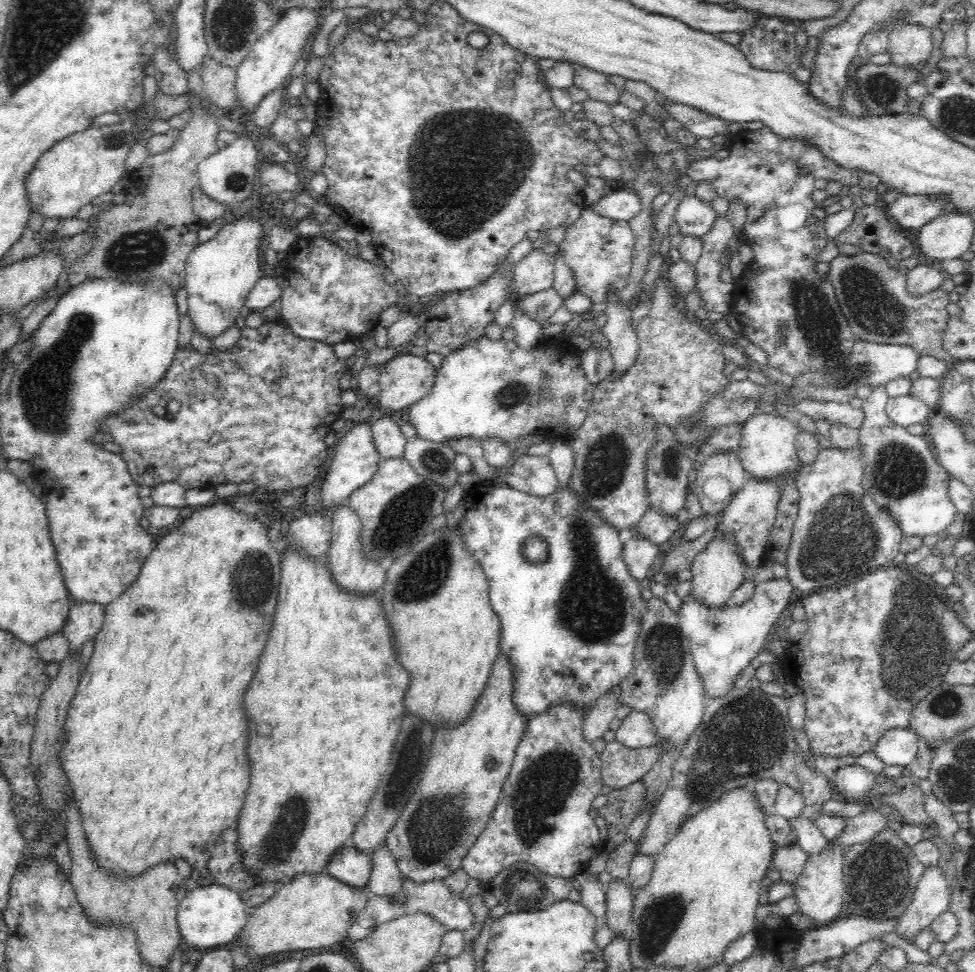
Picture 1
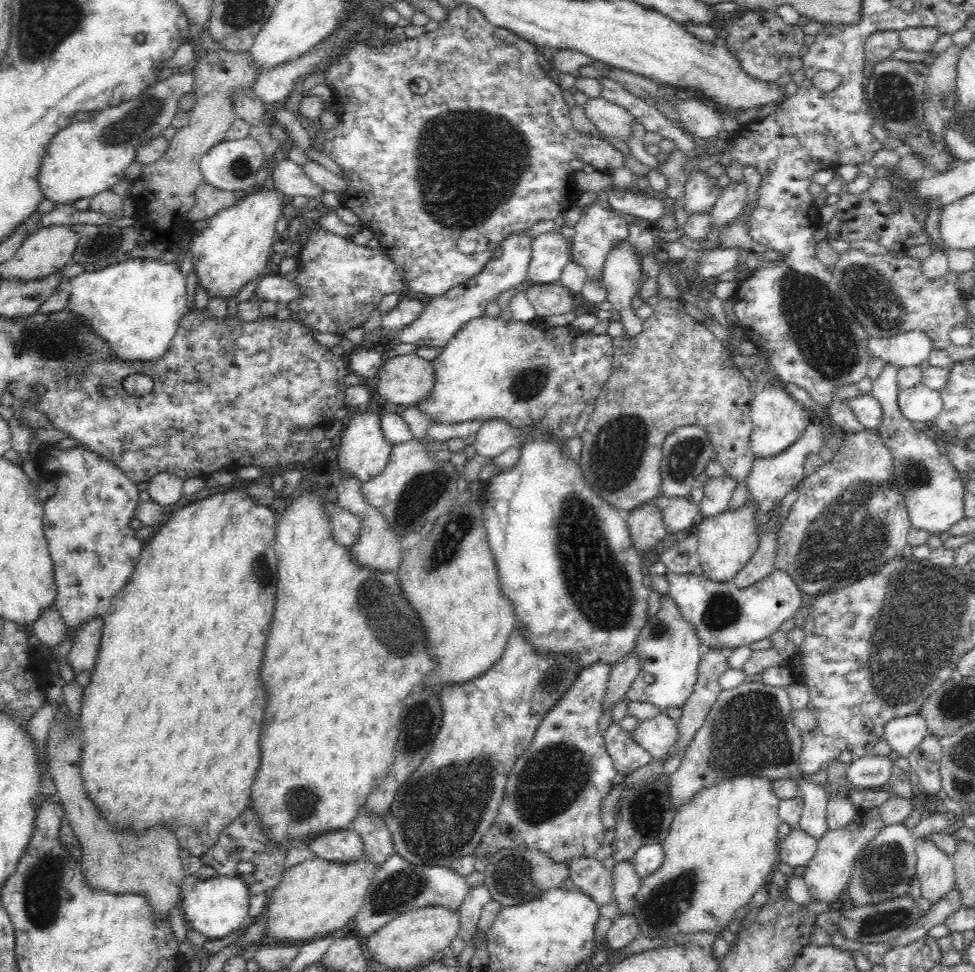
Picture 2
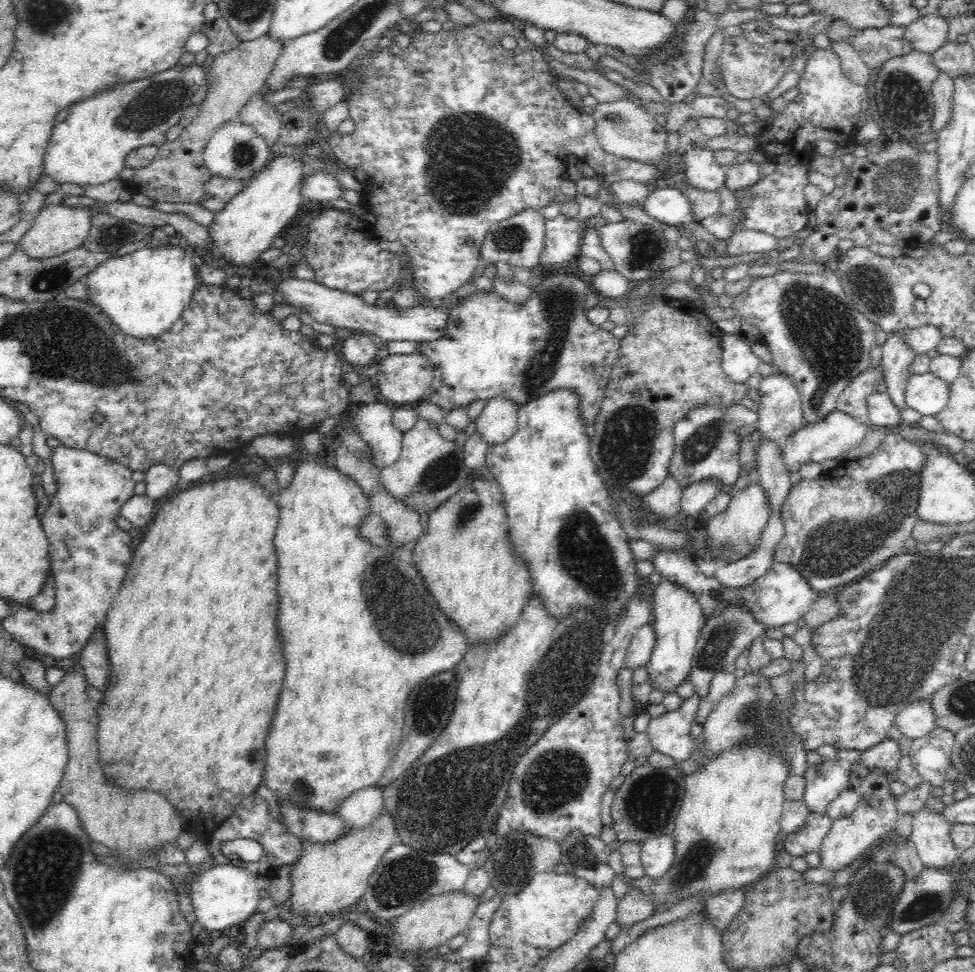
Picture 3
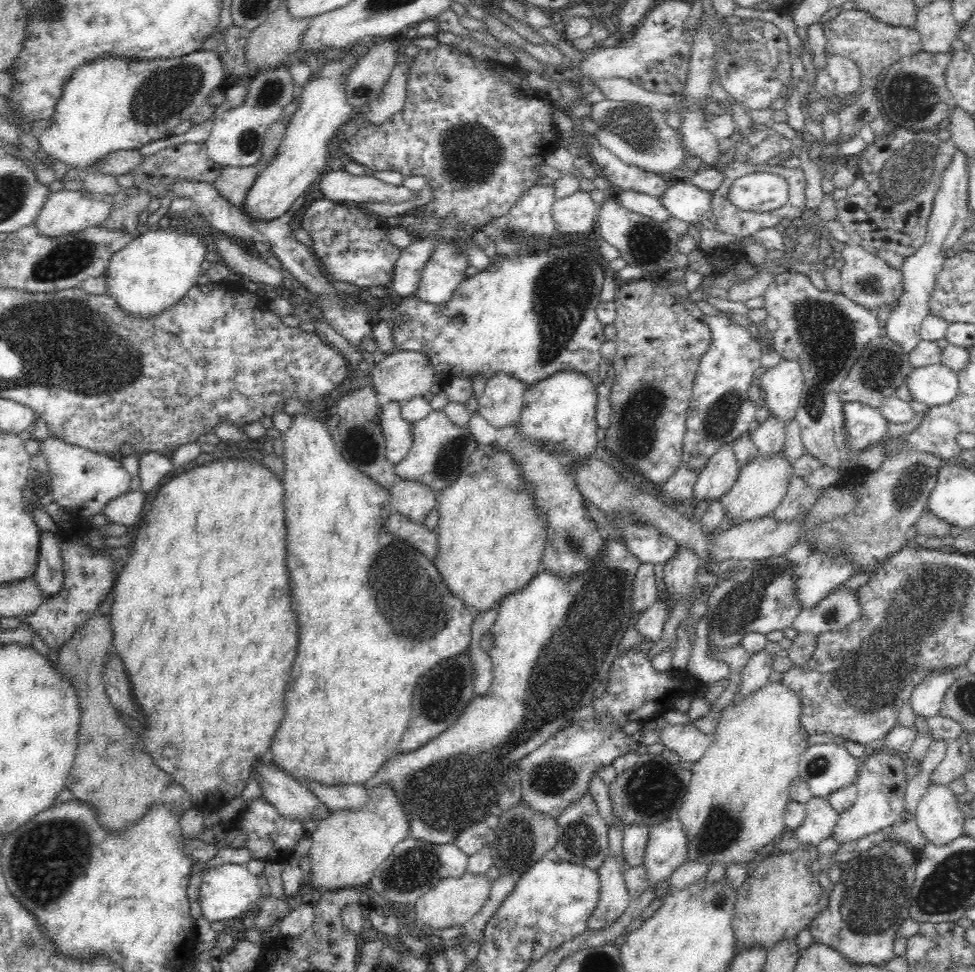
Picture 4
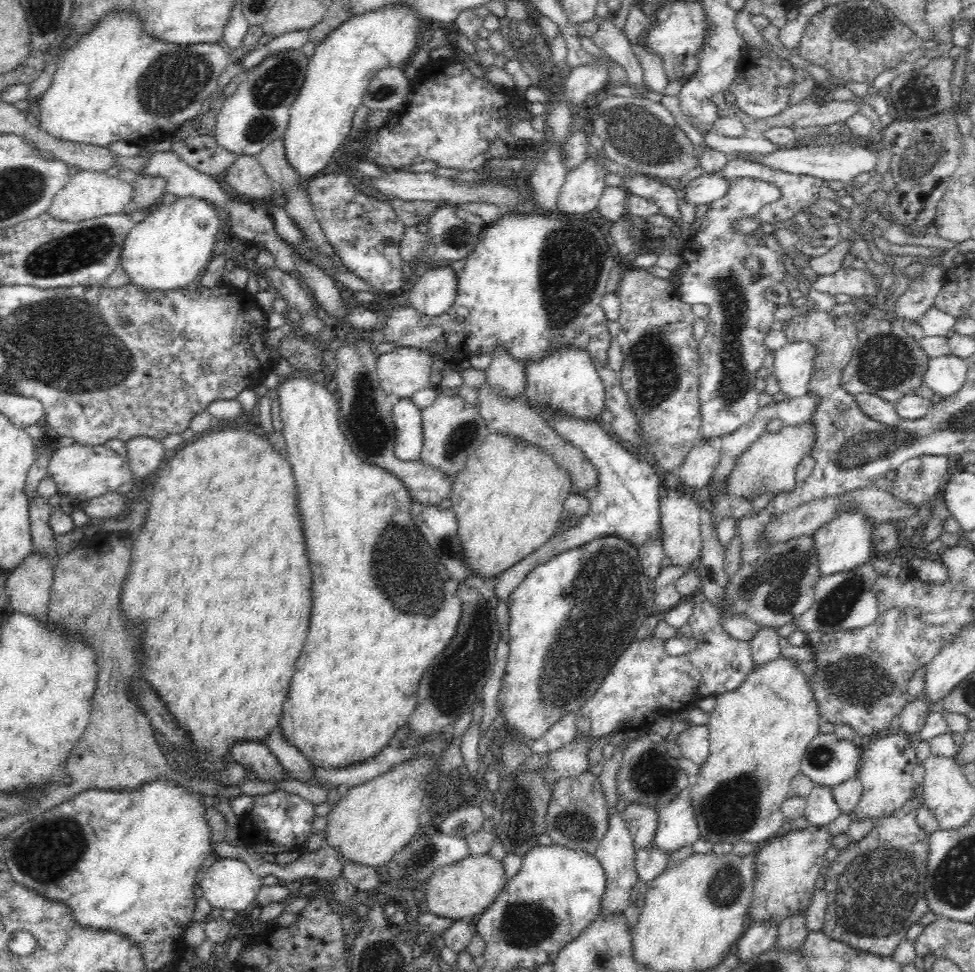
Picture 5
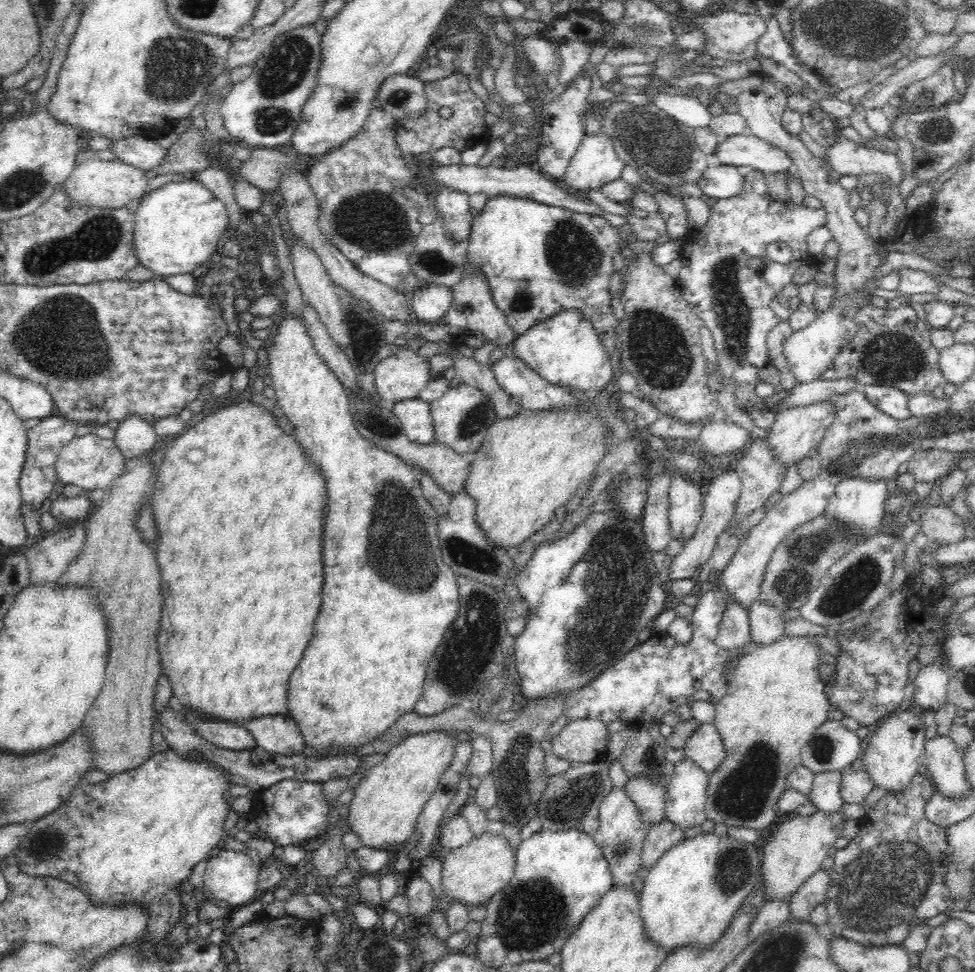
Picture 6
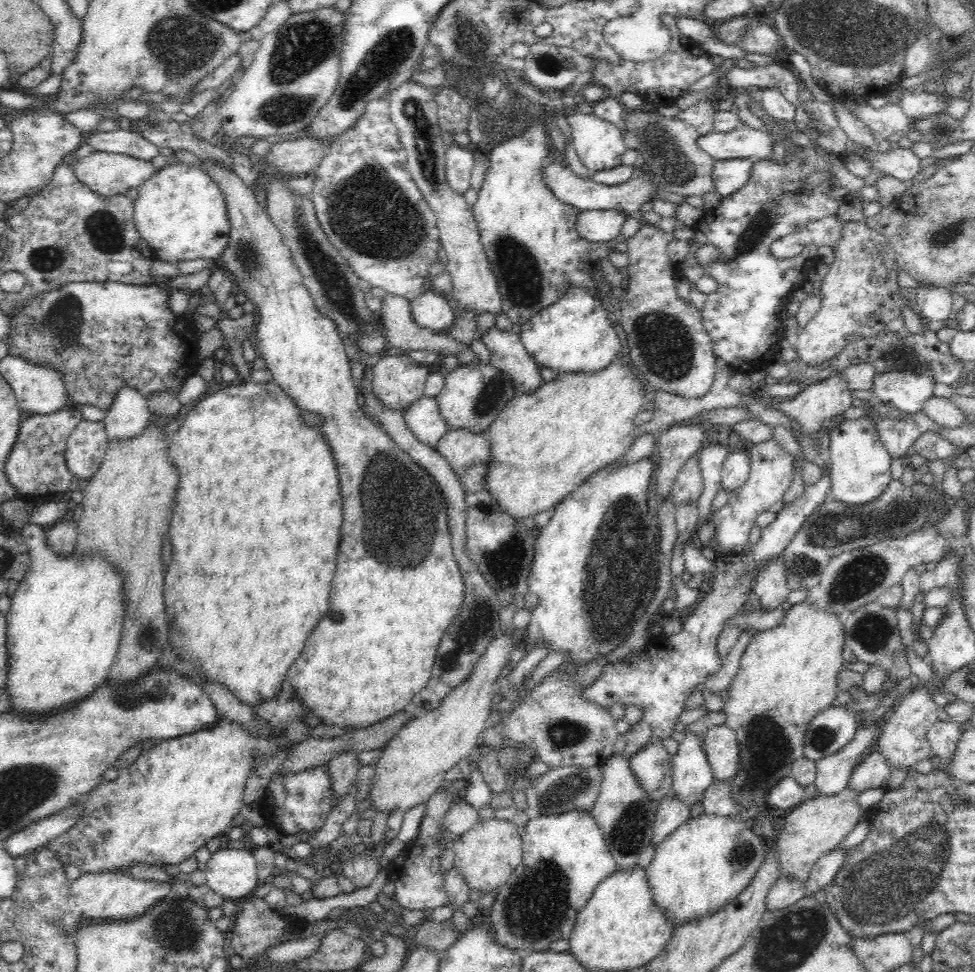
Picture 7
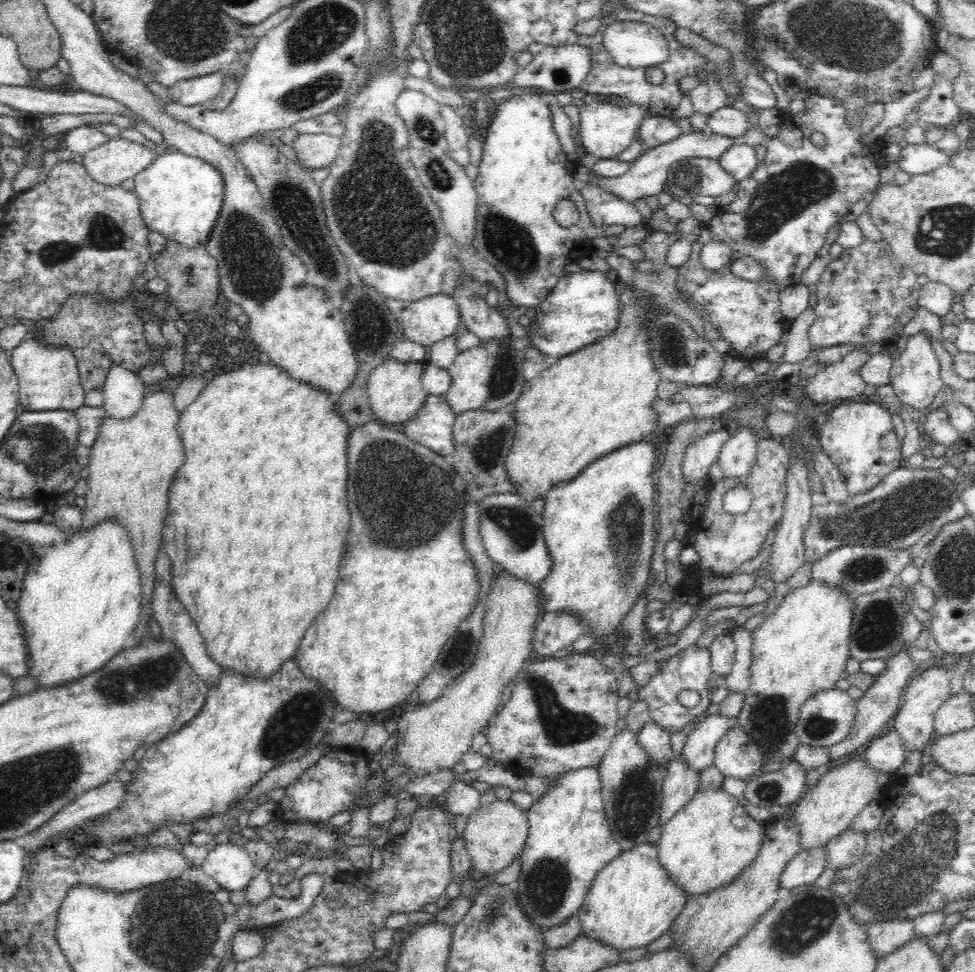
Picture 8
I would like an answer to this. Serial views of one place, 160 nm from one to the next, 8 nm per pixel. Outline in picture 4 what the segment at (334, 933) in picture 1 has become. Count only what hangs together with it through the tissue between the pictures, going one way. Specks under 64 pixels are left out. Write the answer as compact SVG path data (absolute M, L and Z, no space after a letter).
M388 783L366 788L366 805L359 810L336 810L320 820L311 833L309 858L312 861L310 888L340 890L369 885L375 870L392 854L393 848L410 834L404 805Z

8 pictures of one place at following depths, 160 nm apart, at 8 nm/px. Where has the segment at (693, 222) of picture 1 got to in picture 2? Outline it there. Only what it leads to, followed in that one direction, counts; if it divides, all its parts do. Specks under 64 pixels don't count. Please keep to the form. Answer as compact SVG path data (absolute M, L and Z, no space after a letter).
M693 168L687 174L684 204L688 214L708 212L720 196L721 190L717 185L717 178L709 175L707 171Z

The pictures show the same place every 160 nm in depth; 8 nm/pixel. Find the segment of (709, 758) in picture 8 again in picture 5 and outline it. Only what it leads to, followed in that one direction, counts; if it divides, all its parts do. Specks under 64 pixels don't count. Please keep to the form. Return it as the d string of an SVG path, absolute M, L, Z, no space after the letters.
M692 783L678 792L671 802L658 810L657 831L653 844L666 852L674 852L698 840L700 827L692 807Z

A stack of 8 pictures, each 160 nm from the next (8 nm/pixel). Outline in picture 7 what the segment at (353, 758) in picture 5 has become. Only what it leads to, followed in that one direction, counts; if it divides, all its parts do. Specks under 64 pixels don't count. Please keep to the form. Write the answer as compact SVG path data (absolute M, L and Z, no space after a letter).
M198 158L198 161L217 182L226 199L230 232L217 263L233 280L236 292L242 291L259 314L254 336L263 366L272 372L273 380L294 405L304 411L317 412L323 418L319 428L333 452L339 474L343 499L342 538L328 614L342 614L344 618L322 618L318 622L300 658L288 670L286 682L324 723L342 728L366 728L404 710L412 697L426 686L442 634L462 606L464 577L453 555L447 504L429 472L416 464L376 421L364 415L361 393L352 376L351 360L338 335L338 327L334 320L318 310L292 259L291 250L283 243L281 232L267 210L256 200L254 190L233 168L209 158Z

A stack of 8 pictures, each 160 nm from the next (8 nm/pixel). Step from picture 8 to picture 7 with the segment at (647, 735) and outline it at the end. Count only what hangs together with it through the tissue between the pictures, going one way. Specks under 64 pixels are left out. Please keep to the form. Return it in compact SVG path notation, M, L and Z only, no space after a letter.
M652 736L651 742L629 759L632 773L645 788L649 797L658 802L672 792L671 756L663 745L663 740Z

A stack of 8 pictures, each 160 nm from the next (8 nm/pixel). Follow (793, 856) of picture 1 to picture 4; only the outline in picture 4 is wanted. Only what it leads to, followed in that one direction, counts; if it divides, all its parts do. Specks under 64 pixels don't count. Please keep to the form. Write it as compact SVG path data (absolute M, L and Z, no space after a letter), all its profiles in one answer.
M812 796L806 806L806 818L793 832L800 842L818 846L821 840L833 834L840 813L828 803L827 798Z

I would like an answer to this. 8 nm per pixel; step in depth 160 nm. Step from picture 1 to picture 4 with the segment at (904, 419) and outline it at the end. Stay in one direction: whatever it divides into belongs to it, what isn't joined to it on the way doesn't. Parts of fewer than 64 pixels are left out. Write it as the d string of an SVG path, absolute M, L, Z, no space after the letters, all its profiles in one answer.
M941 363L915 368L908 375L906 385L915 400L929 408L951 402L959 392L957 373Z

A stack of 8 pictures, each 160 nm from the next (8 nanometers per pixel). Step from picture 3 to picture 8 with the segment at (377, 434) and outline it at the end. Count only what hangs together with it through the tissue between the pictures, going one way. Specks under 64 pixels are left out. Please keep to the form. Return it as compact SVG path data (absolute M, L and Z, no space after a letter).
M429 395L420 412L405 422L401 429L410 440L450 458L455 451L452 431L456 416L446 396Z

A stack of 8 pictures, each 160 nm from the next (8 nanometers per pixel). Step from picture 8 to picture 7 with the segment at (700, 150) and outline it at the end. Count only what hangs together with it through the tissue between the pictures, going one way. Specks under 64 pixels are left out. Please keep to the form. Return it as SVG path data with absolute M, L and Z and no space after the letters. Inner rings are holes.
M740 126L728 132L712 131L699 134L696 147L714 160L750 158L754 162L772 154L773 137L749 126ZM549 156L543 166L543 176L549 186L549 189L566 204L575 206L578 210L602 210L602 208L615 208L616 210L625 210L632 212L638 210L644 202L648 202L656 197L657 190L653 187L655 178L649 174L643 167L632 174L626 182L608 186L601 182L596 182L588 177L581 177L570 169L563 161L556 160L554 156Z

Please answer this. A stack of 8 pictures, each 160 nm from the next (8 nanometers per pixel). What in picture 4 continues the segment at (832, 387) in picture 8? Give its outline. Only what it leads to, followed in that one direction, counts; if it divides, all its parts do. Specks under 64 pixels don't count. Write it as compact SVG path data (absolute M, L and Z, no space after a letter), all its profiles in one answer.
M782 446L782 450L778 450L772 456L762 456L757 452L752 460L739 463L736 482L719 498L726 516L734 522L734 525L742 524L746 520L762 518L768 514L772 515L784 500L790 484L789 478L793 475L793 468L784 451L785 448Z

